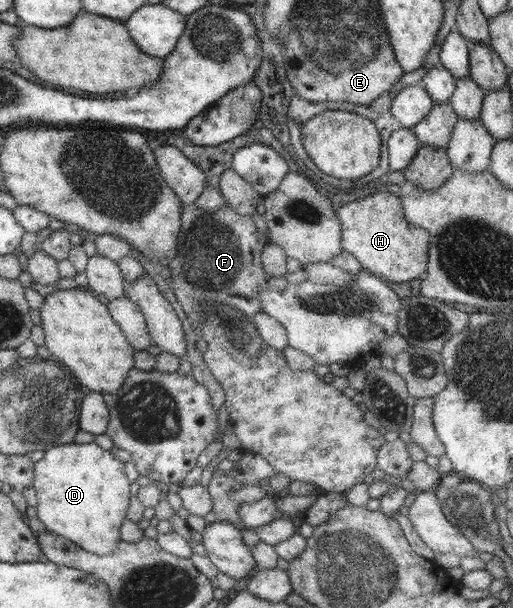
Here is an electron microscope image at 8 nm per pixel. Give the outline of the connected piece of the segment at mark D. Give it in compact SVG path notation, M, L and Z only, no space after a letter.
M94 442L91 443L65 443L56 444L51 446L49 449L44 451L44 455L37 461L34 462L33 479L32 484L36 495L36 518L43 524L46 531L53 533L54 535L60 535L61 537L68 539L71 543L78 545L81 549L88 551L89 553L96 553L97 555L109 555L117 547L118 541L120 541L120 527L122 521L126 518L127 508L130 502L129 493L129 481L125 476L123 468L123 462L115 459L109 450L103 450L97 446Z

